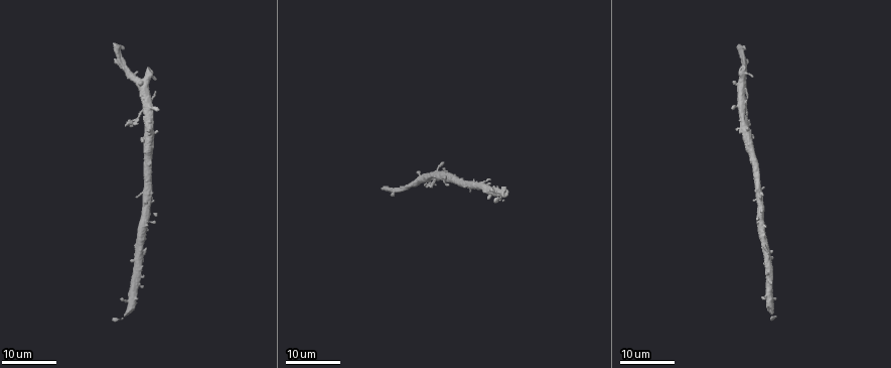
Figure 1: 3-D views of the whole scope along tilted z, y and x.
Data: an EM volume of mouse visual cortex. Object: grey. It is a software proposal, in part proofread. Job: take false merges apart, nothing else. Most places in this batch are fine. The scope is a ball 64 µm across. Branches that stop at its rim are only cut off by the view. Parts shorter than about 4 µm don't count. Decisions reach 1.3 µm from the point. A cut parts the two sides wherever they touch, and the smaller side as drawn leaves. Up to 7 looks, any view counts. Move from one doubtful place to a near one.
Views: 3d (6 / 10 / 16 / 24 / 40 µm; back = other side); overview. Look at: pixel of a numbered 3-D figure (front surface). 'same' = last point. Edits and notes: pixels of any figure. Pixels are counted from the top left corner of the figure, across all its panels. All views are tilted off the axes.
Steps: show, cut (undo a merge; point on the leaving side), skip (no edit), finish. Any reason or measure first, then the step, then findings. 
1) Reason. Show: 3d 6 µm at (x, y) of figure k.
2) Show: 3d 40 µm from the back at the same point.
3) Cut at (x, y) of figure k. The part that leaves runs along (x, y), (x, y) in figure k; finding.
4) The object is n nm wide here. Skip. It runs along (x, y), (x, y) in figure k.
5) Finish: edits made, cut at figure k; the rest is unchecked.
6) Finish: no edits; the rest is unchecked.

Show: 3d 24 µm at (757, 181) of figure 1.

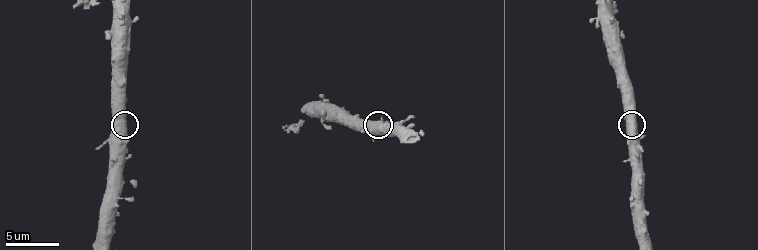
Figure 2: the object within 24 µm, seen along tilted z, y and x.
Show: 3d 10 µm at (630, 122) of figure 2.

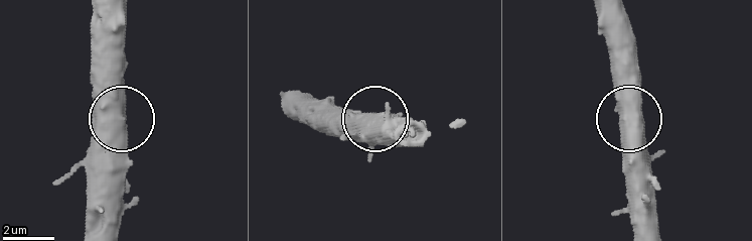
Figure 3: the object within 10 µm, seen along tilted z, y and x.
The object is 760 nm wide here. Skip. It runs along (97, 121), (122, 118), (123, 44) in figure 3; all the same cell.

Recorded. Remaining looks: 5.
Thick turns thin. Show: 3d 16 µm at (762, 251) of figure 1.

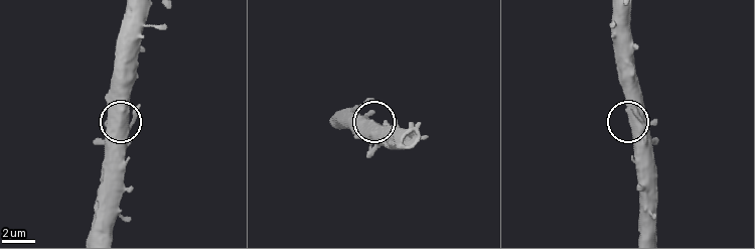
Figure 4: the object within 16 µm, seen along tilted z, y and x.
Show: 3d 6 µm at (124, 124) of figure 4.

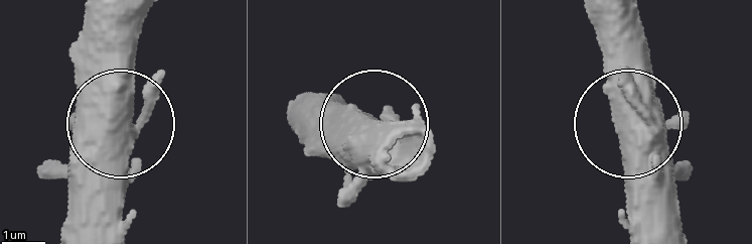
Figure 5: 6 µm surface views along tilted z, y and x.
Skip. It runs along (623, 18), (629, 232) in figure 5; continuous, no second cell.

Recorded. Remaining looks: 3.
Show: 3d 16 µm at (434, 179) of figure 1.

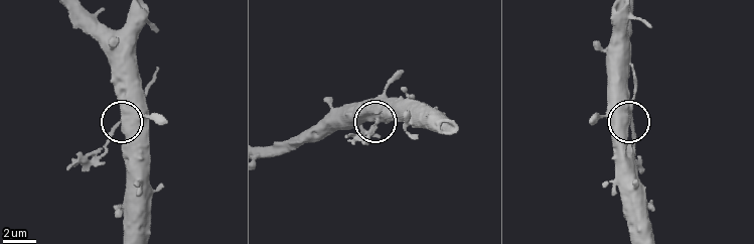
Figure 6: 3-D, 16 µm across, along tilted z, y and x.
Show: 3d 6 µm at (631, 115) of figure 6.

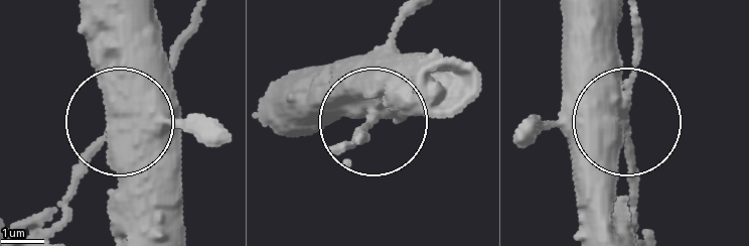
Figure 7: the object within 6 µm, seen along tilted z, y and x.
The object is 310 nm wide here. Cut at (92, 155) of figure 7. A second cell is stuck on.

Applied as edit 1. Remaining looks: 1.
Finish: edits made, cut at figure 7; the rest is unchecked.

